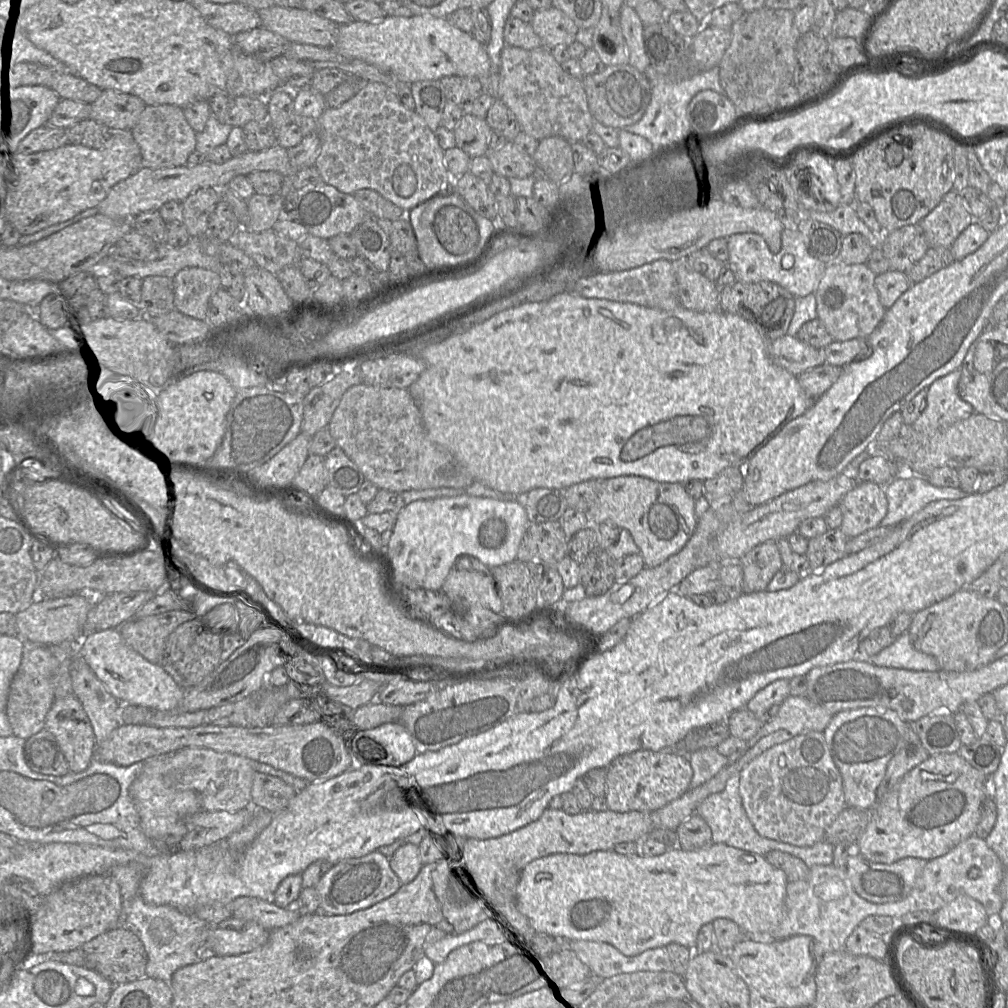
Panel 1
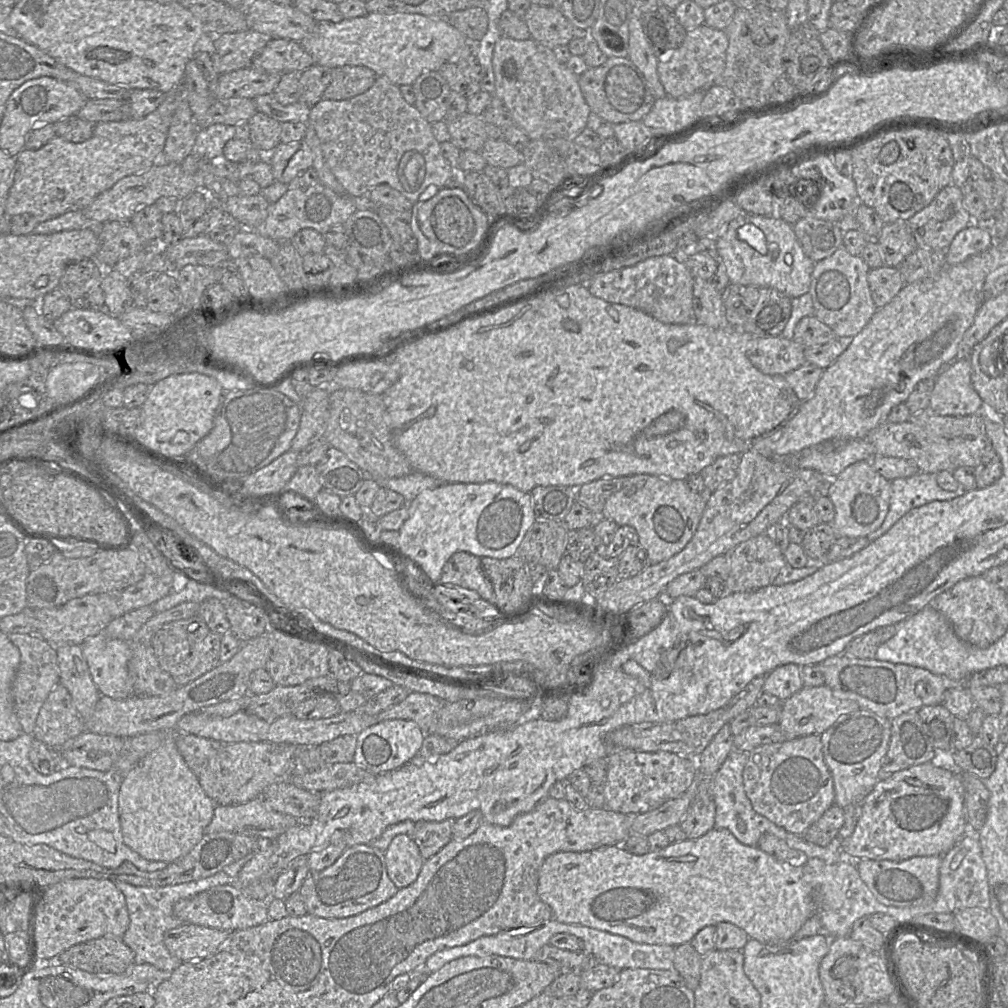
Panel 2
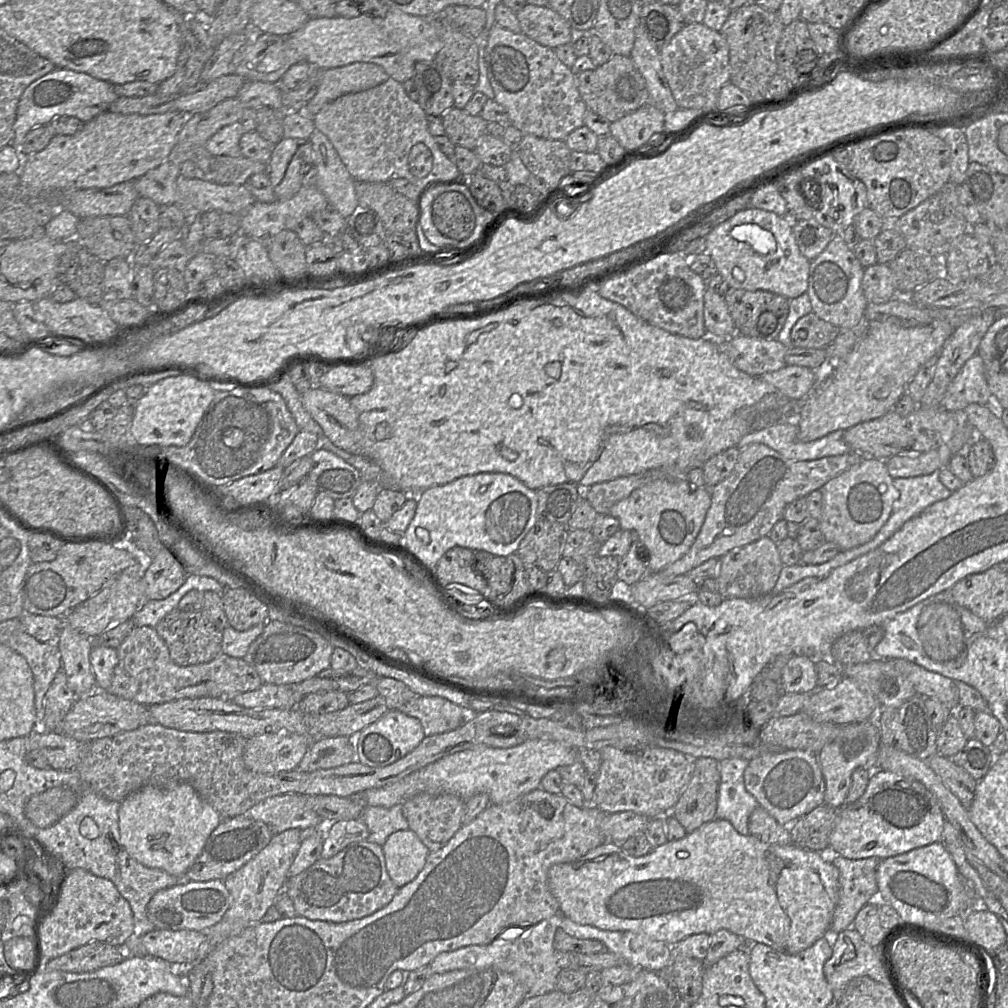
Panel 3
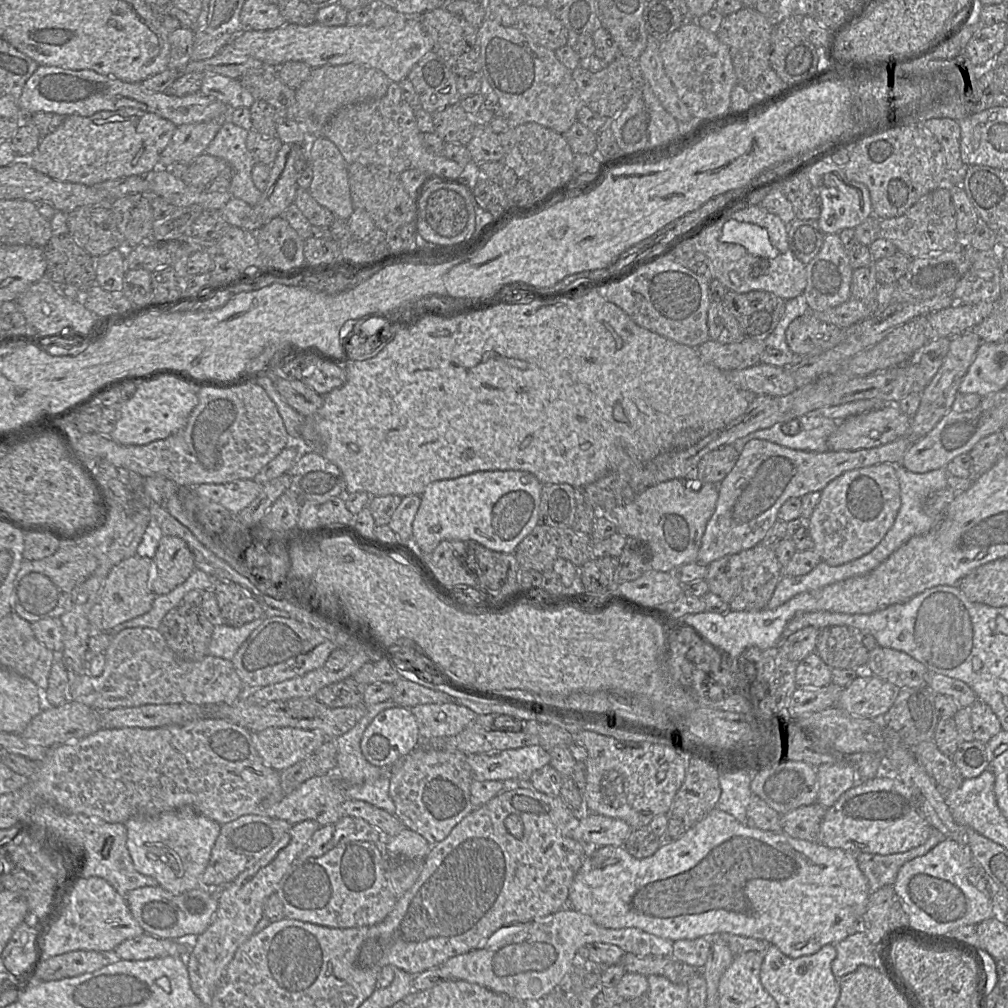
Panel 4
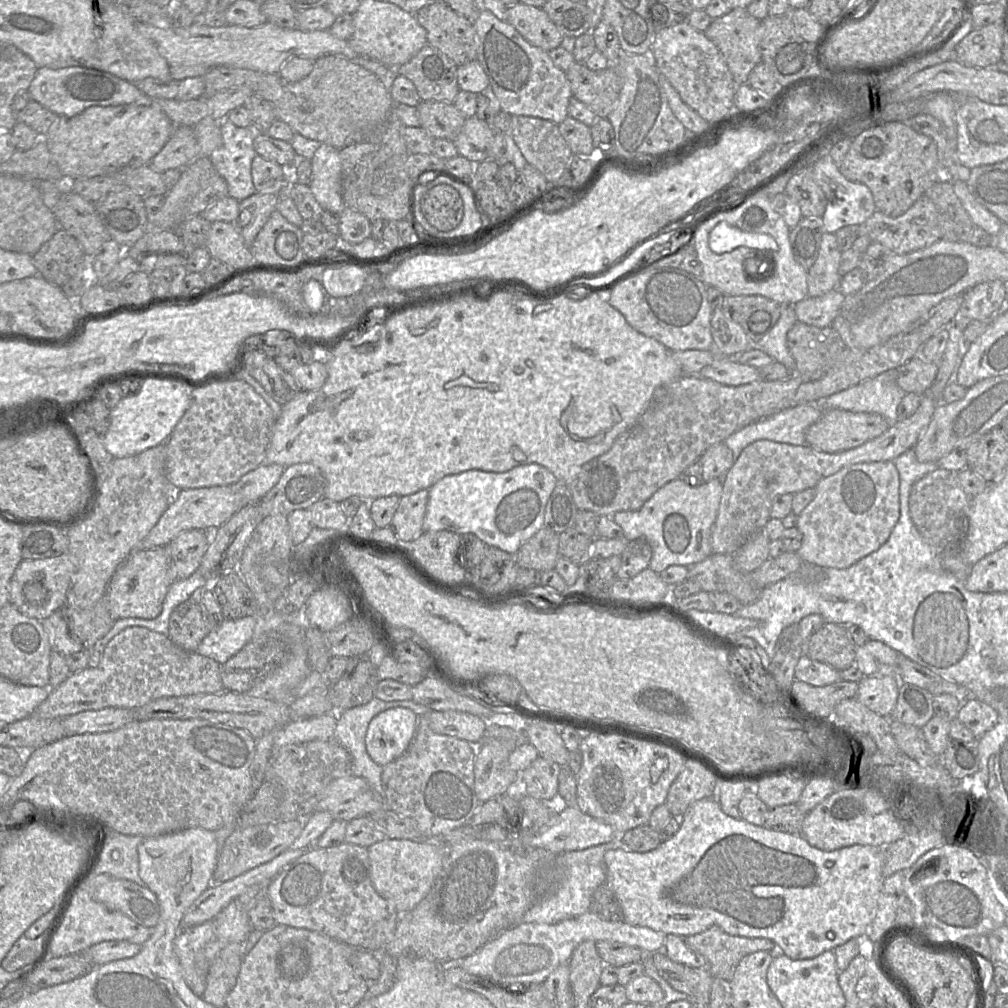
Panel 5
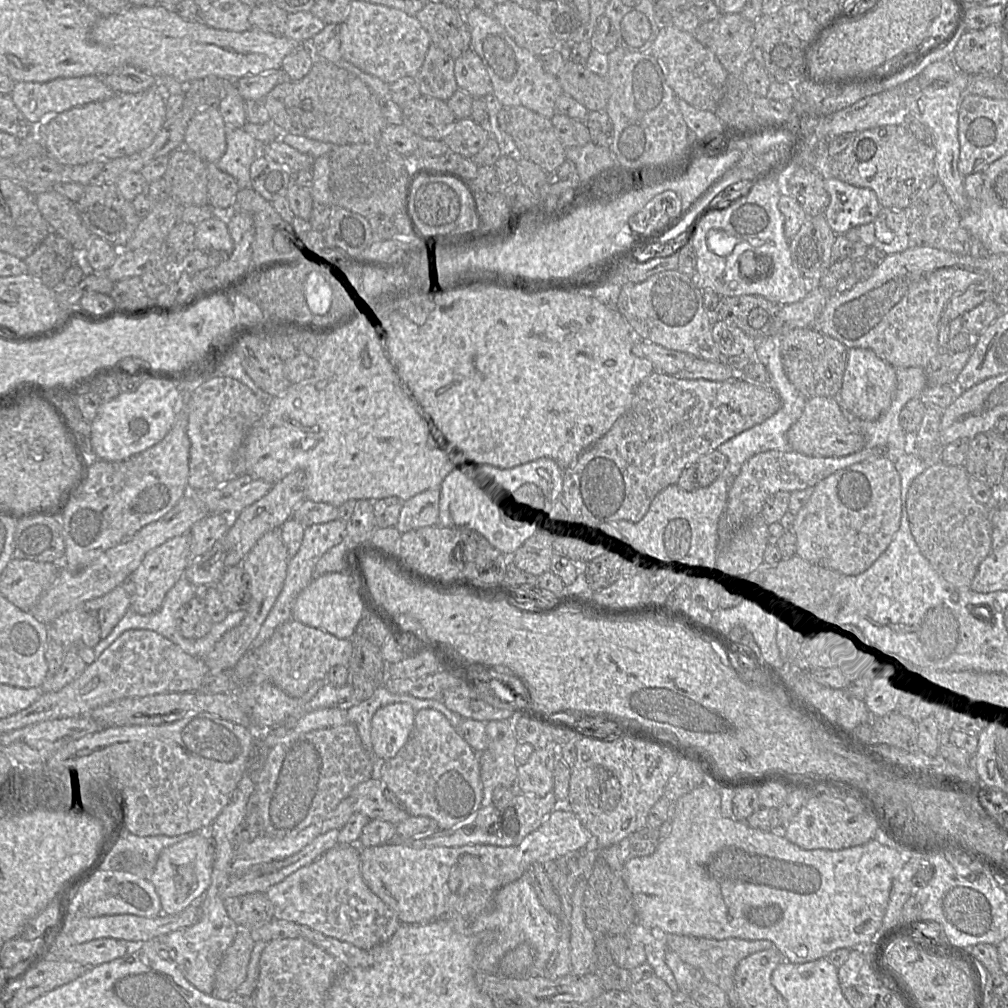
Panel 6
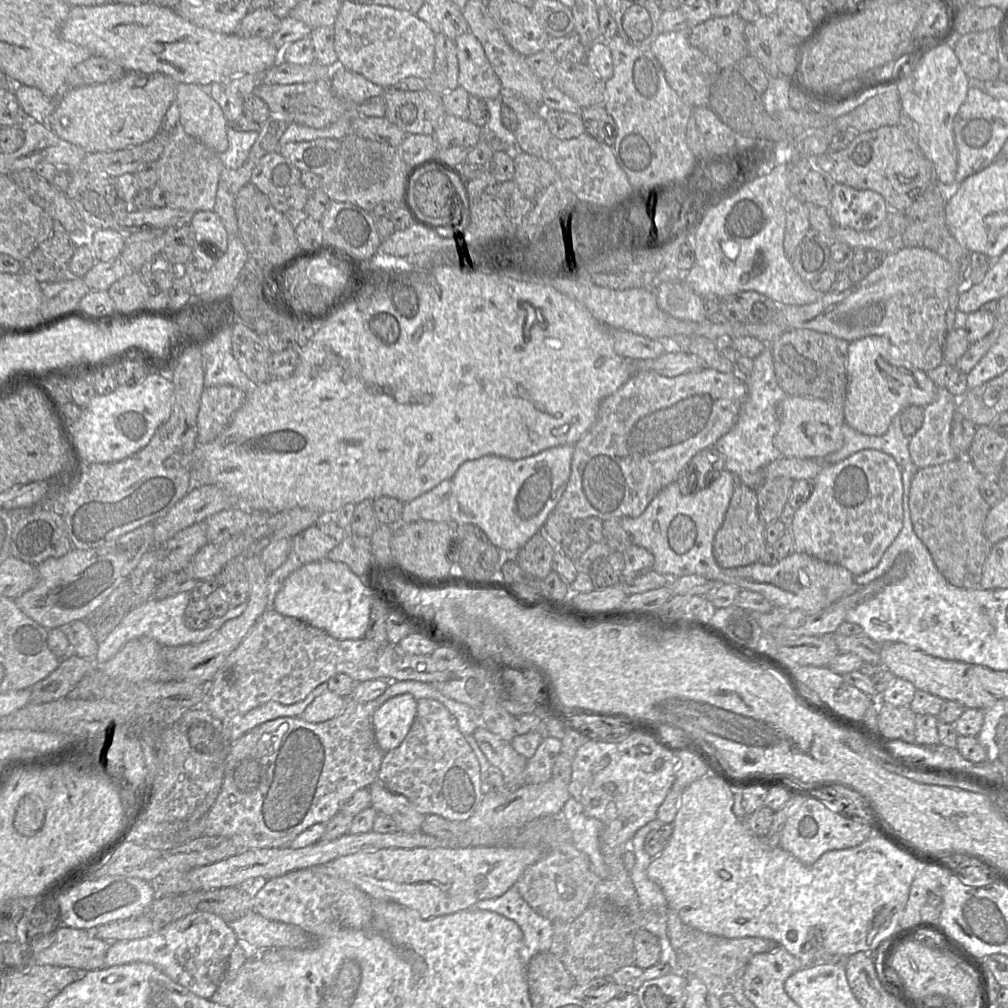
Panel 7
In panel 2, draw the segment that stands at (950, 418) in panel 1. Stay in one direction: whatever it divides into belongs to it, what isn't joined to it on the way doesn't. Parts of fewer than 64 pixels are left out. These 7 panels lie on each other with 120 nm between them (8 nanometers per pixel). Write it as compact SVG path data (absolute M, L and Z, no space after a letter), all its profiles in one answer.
M958 357L935 379L928 409L941 416L967 416L982 413L984 404L971 384L968 357Z

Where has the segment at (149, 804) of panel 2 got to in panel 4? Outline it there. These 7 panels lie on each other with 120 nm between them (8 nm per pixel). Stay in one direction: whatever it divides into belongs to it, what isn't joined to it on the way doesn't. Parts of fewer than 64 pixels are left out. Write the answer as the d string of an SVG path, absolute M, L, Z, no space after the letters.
M183 807L154 817L133 817L124 826L127 830L126 846L135 869L153 877L163 889L174 895L201 887L201 877L209 863L211 850L220 833L221 825L191 807Z

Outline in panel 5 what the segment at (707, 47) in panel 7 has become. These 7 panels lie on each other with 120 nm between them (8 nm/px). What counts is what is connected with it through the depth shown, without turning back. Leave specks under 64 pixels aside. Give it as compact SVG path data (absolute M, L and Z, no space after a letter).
M731 9L727 14L713 19L704 34L720 51L736 85L747 84L751 71L762 62L762 21L750 15L747 9Z

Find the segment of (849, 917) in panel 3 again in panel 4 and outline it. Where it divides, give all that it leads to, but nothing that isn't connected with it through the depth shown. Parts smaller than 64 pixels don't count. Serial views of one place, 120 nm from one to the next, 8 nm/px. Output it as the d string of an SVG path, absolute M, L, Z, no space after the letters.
M932 827L930 836L922 845L906 852L890 855L856 854L858 867L868 882L869 896L886 885L893 886L899 869L906 862L927 854L945 839L945 835Z

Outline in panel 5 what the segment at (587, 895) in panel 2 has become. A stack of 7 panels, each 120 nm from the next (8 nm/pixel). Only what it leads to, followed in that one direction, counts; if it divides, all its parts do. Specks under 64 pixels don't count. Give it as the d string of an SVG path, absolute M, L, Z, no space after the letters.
M716 797L702 799L691 804L680 818L678 832L657 848L645 853L629 851L625 848L609 850L604 855L606 884L616 897L623 913L623 921L634 926L650 928L665 935L673 934L683 938L700 934L705 930L718 927L729 935L747 938L766 938L781 949L781 954L792 960L811 959L825 951L833 951L851 938L866 933L868 926L877 914L878 899L882 890L884 877L882 868L885 864L884 847L872 845L852 845L834 851L823 851L811 846L800 835L773 831L764 826L756 826L743 819L736 820L721 810Z

